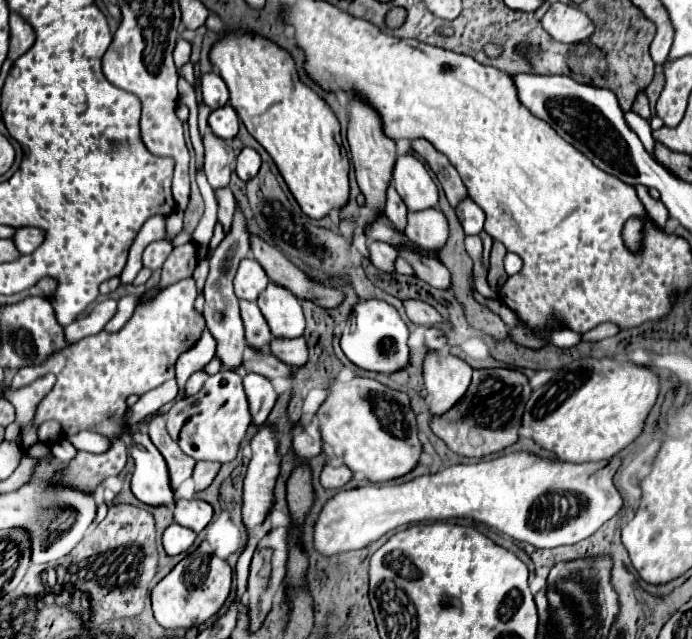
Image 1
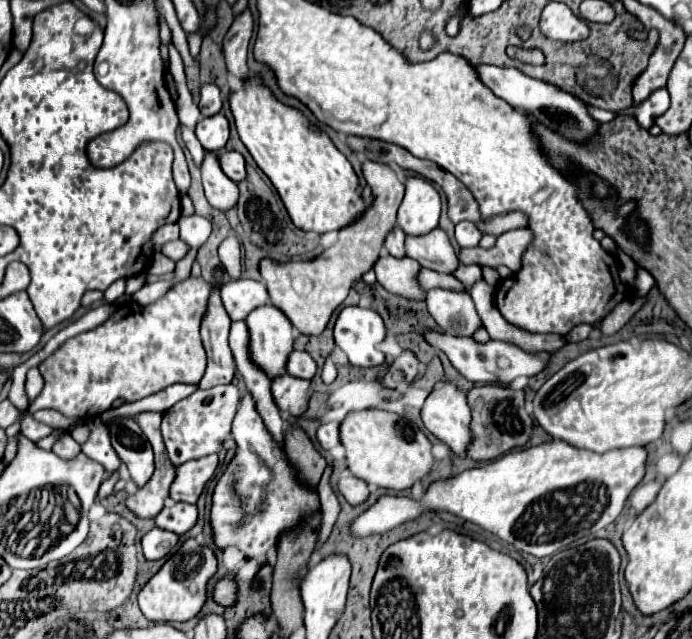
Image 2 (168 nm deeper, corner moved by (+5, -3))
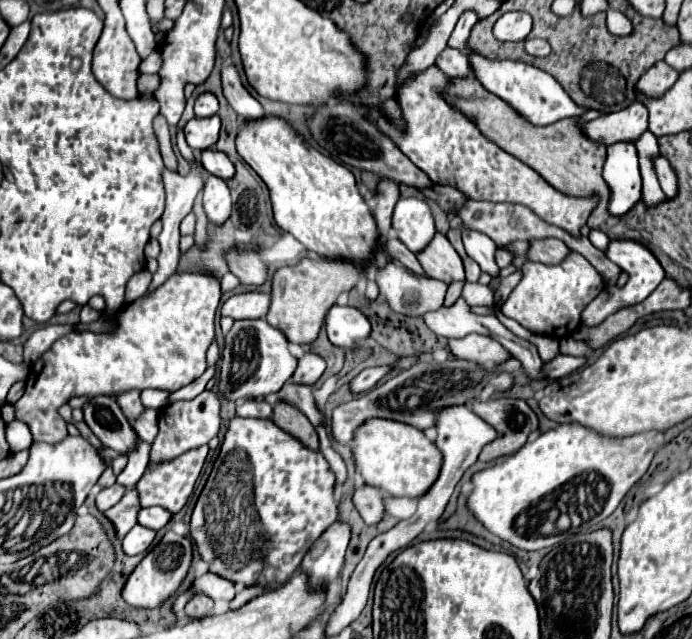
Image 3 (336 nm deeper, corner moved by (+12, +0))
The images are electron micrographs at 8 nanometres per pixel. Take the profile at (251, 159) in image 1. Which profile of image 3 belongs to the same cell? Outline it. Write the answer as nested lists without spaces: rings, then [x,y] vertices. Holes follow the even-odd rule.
[[[206,149],[200,153],[200,161],[204,165],[204,169],[212,175],[218,175],[220,179],[230,179],[236,169],[234,169],[234,163],[228,159],[226,153],[218,151],[218,149]]]

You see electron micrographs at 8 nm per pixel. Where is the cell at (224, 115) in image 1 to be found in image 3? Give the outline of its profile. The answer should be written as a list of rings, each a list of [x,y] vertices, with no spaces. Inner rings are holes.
[[[218,115],[204,117],[204,119],[194,117],[184,127],[186,141],[194,151],[204,151],[204,149],[214,147],[218,141],[218,131],[220,131]]]

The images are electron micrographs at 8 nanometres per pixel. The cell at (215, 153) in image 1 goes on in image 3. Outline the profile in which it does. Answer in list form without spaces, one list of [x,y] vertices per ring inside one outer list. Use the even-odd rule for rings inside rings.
[[[208,175],[204,183],[204,211],[210,219],[210,223],[224,223],[230,217],[232,201],[230,201],[230,189],[224,179],[218,179],[216,175]]]

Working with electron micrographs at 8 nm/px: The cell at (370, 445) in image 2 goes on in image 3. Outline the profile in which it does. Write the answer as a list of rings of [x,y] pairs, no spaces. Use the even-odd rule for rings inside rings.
[[[368,419],[364,421],[352,441],[352,453],[356,469],[368,485],[380,487],[392,497],[418,499],[436,481],[442,455],[438,447],[424,437],[424,433],[412,425],[392,419]]]

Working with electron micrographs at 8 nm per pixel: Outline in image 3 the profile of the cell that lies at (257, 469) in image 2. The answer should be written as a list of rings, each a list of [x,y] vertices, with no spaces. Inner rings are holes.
[[[230,419],[220,455],[192,511],[190,533],[198,553],[210,565],[210,571],[234,583],[274,587],[274,581],[286,581],[296,571],[300,559],[312,543],[338,519],[334,501],[334,473],[320,451],[308,451],[304,445],[276,427],[272,421]]]

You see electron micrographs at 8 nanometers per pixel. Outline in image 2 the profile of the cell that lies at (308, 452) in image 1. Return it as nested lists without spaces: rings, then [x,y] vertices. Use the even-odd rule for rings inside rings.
[[[327,422],[317,430],[317,440],[321,444],[321,448],[329,450],[333,446],[339,446],[339,424],[337,422]]]

